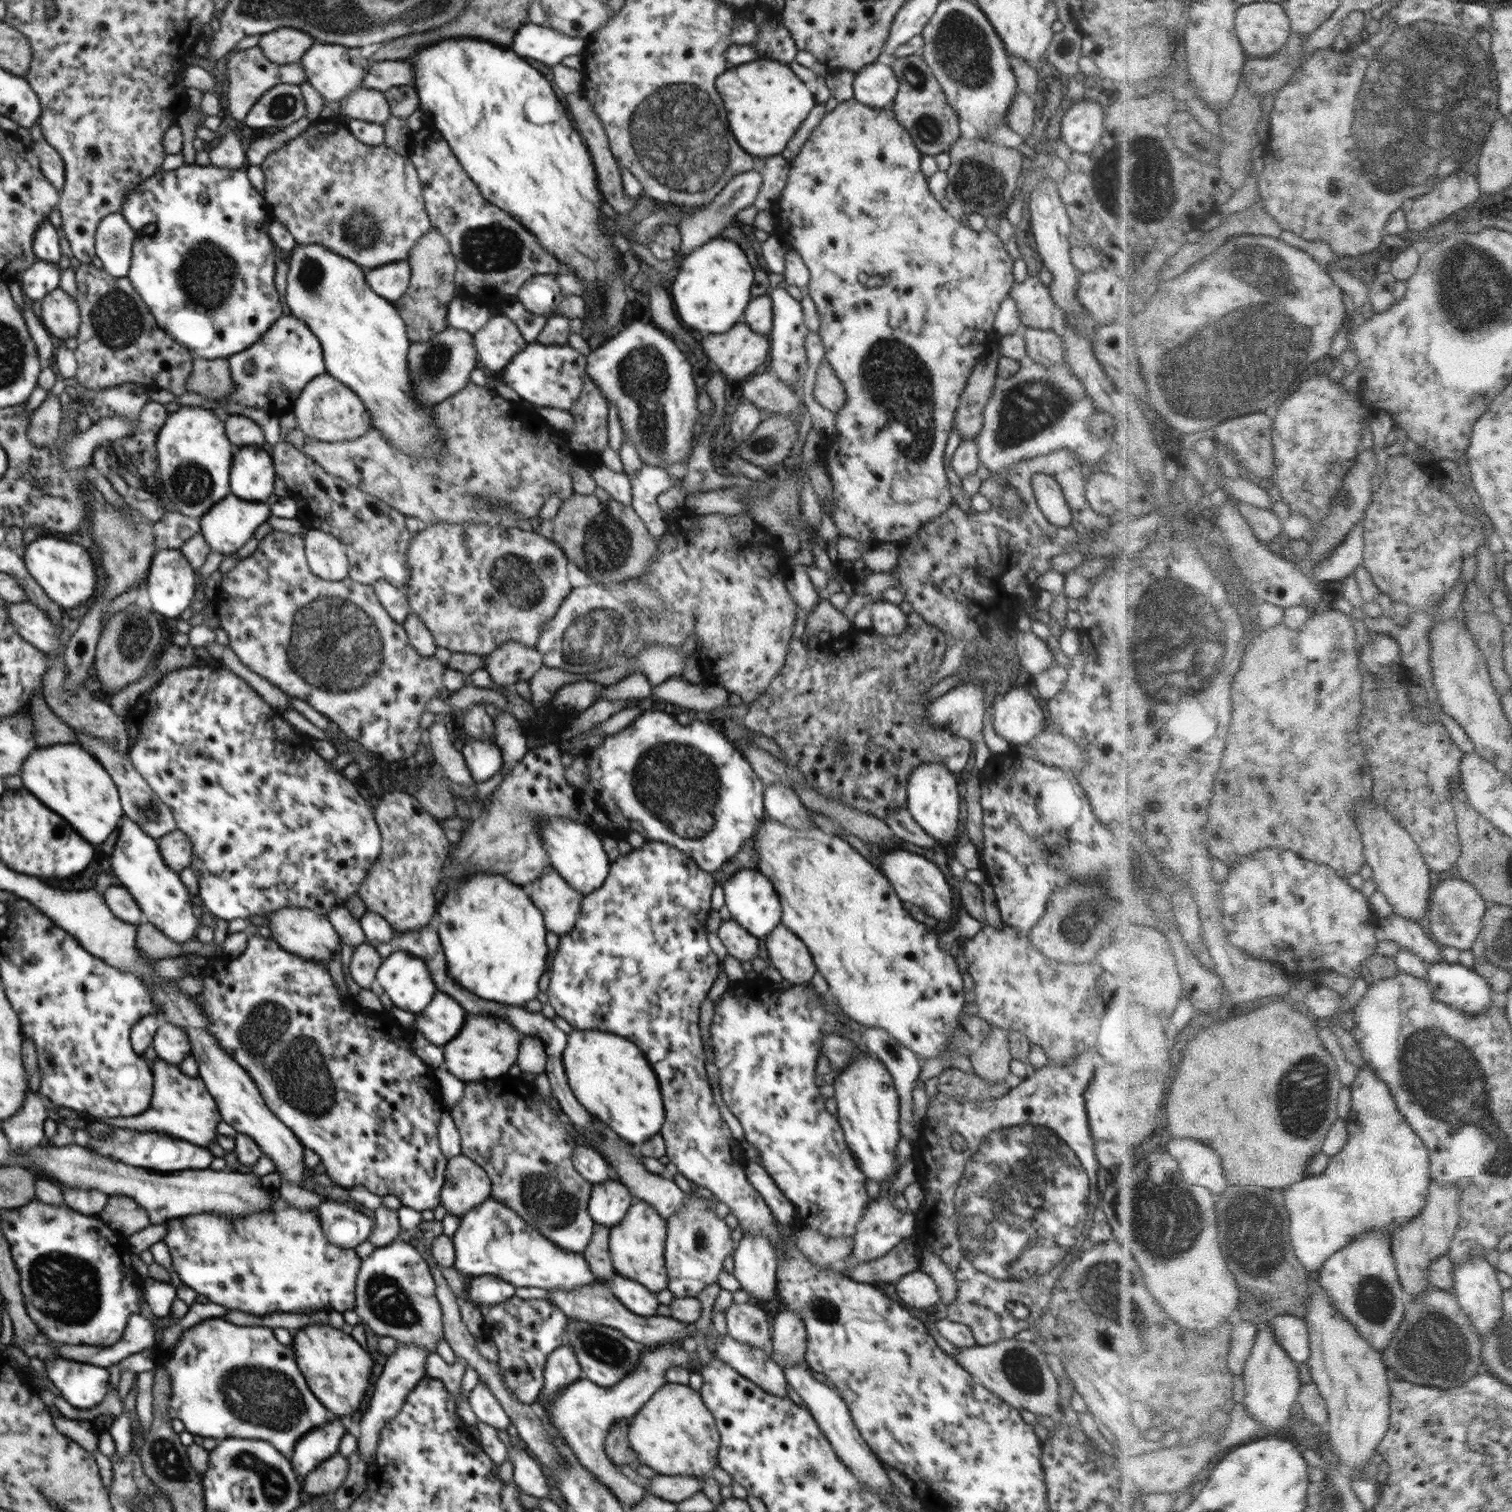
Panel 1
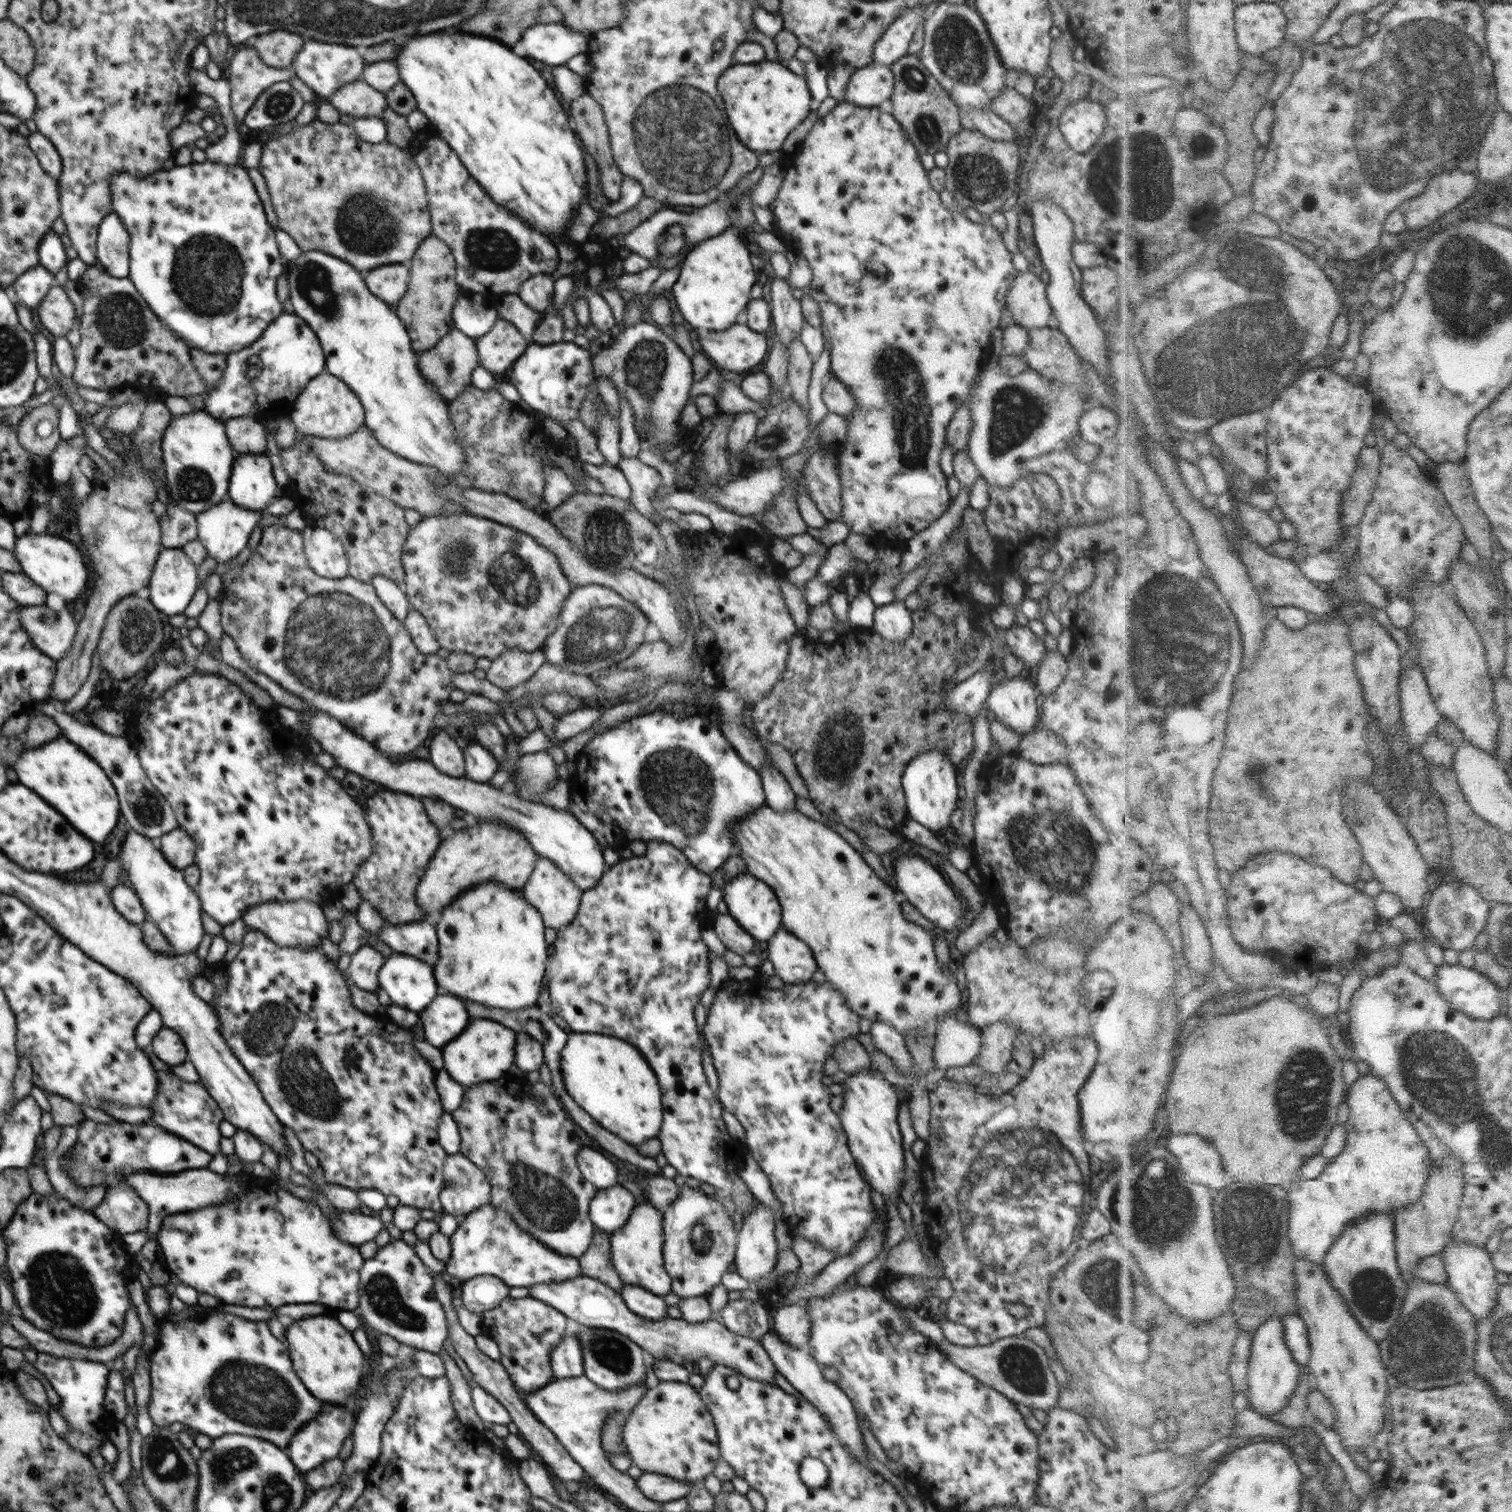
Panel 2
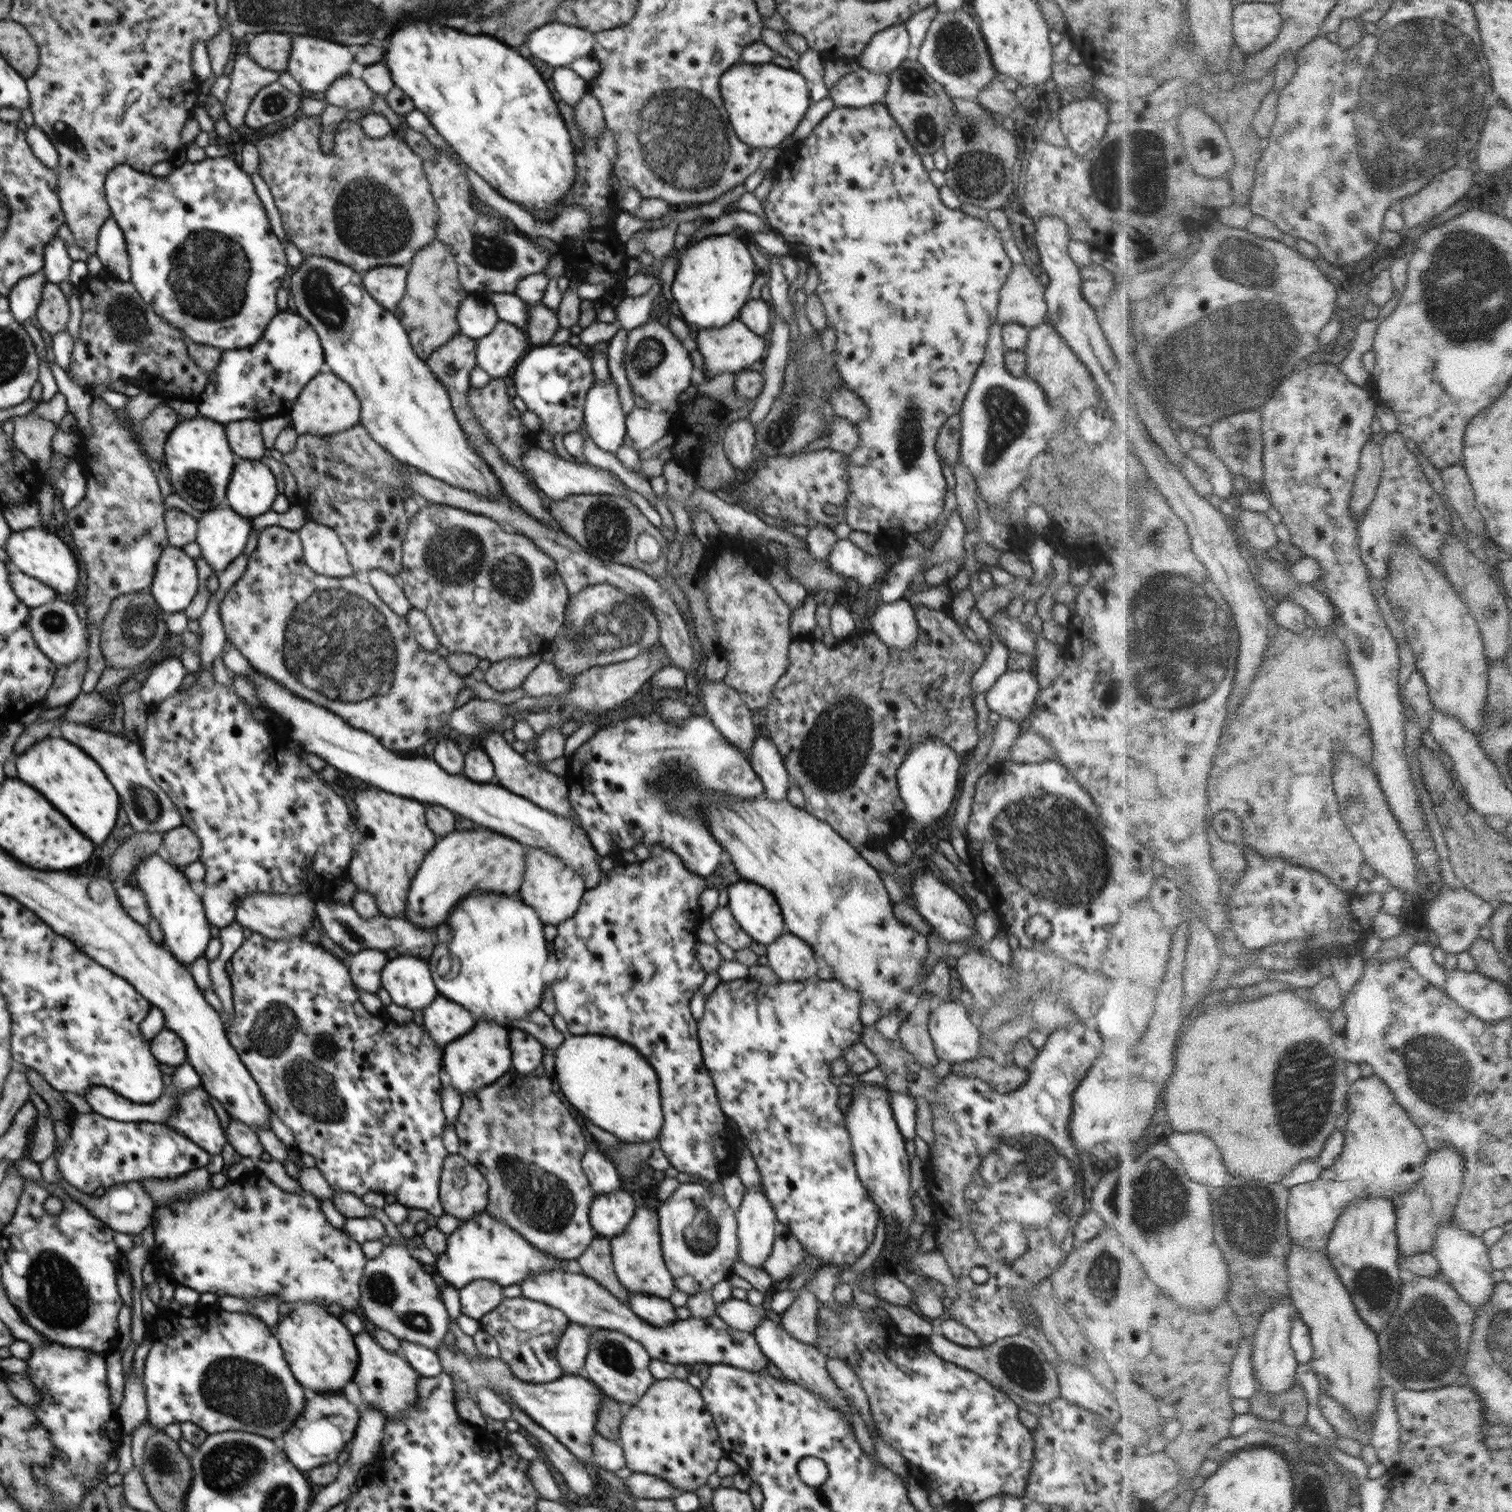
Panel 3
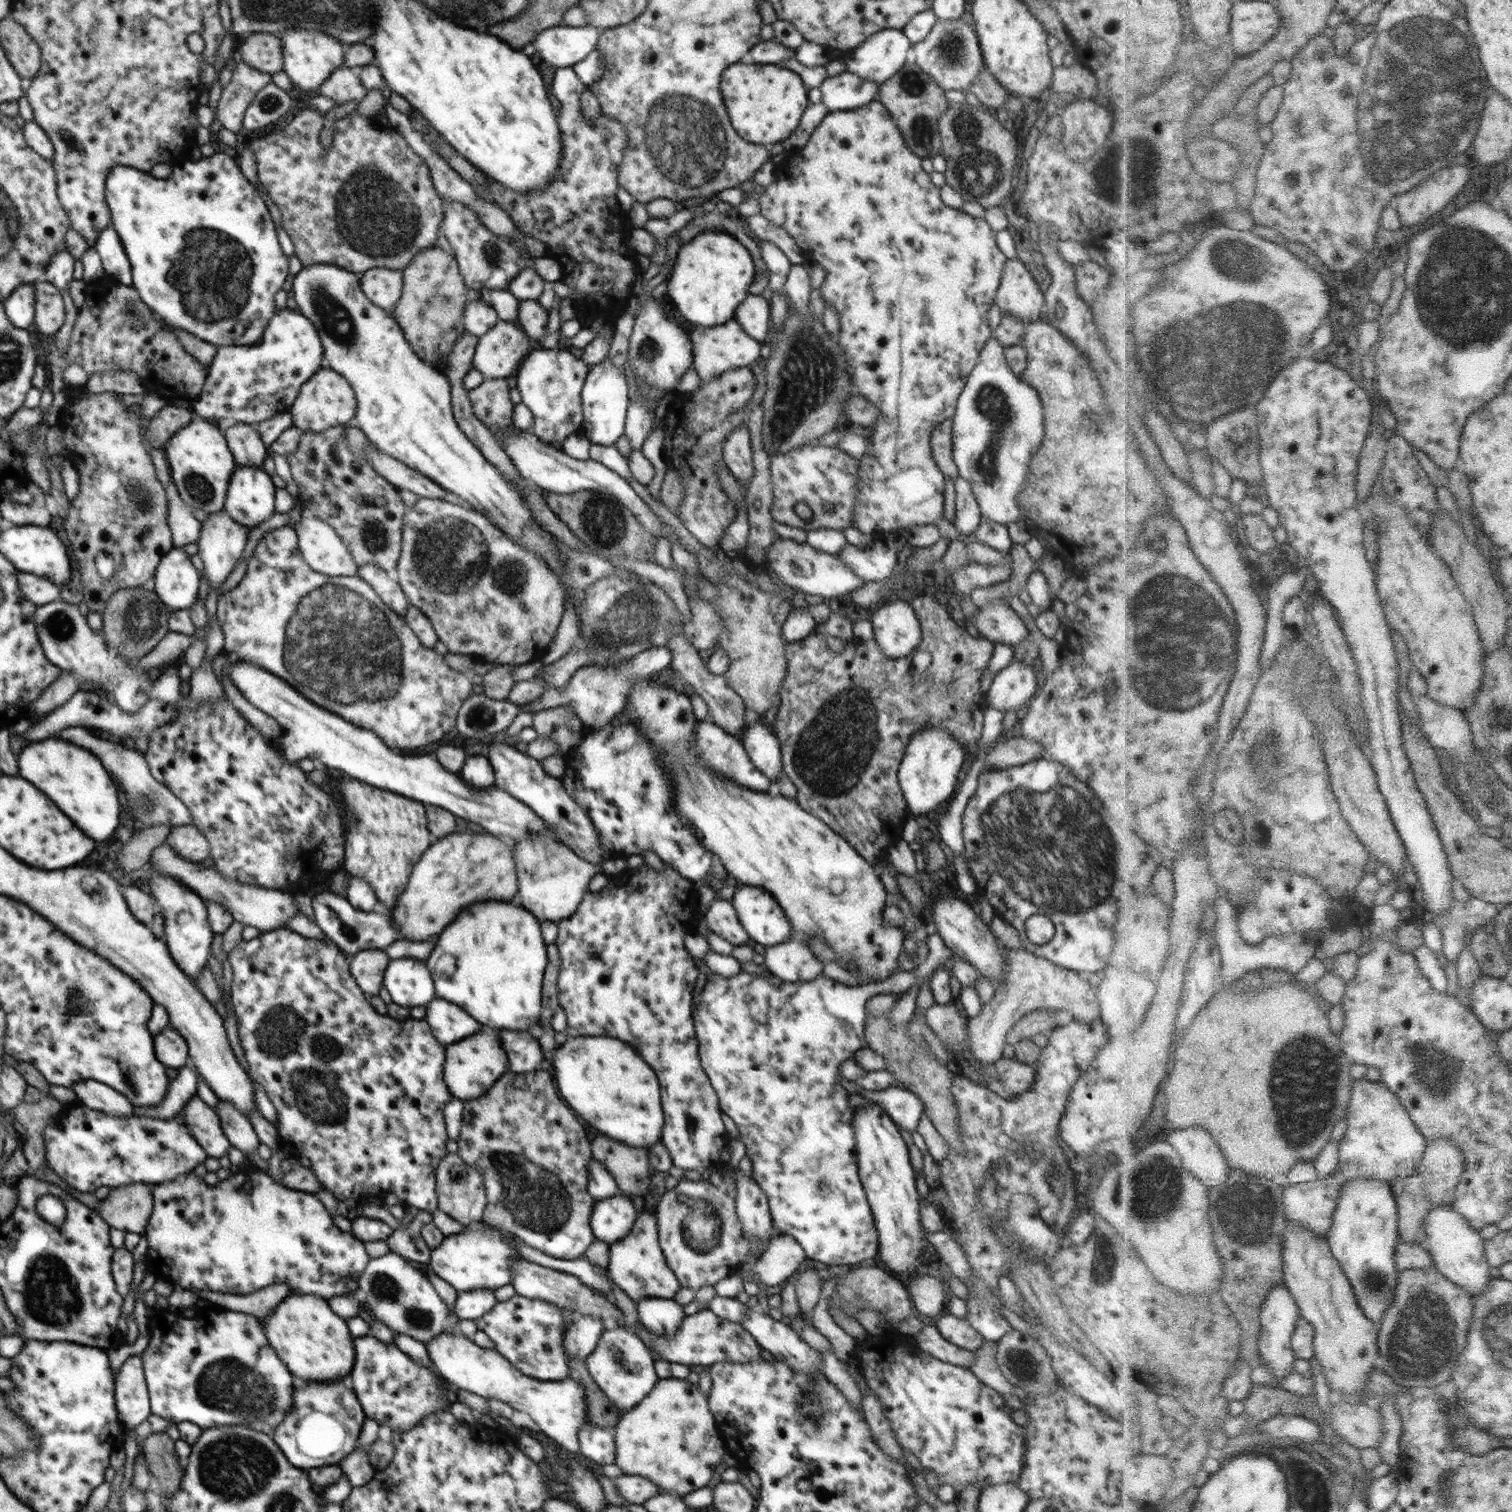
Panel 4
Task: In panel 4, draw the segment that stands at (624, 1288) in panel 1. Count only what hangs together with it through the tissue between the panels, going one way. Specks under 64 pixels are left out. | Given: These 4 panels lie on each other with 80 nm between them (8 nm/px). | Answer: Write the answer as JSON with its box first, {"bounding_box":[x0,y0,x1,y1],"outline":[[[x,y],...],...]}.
{"bounding_box":[637,1298,686,1338],"outline":[[[648,1298],[637,1305],[639,1322],[648,1332],[664,1338],[676,1338],[674,1334],[686,1318],[684,1307],[674,1299],[664,1298]]]}

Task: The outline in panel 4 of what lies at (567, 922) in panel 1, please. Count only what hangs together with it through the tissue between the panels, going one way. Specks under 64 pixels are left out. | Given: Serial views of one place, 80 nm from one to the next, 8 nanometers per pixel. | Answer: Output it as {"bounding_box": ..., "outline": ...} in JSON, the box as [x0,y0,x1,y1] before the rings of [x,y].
{"bounding_box":[514,833,600,923],"outline":[[[530,833],[526,839],[516,840],[514,862],[521,905],[540,922],[558,923],[572,916],[589,891],[592,877],[600,870],[600,866],[579,858],[566,844],[544,839],[544,835],[536,833]]]}

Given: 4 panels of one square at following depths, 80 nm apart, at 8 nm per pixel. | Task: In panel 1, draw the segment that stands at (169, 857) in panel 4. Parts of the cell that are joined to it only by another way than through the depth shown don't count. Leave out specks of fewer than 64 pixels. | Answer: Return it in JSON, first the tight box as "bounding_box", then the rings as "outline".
{"bounding_box":[266,906,341,965],"outline":[[[287,906],[280,910],[271,912],[266,916],[268,928],[270,928],[272,939],[274,939],[284,950],[301,956],[304,960],[313,960],[327,965],[335,954],[340,954],[341,942],[339,935],[335,932],[332,924],[326,916],[316,914],[307,908],[296,908]]]}

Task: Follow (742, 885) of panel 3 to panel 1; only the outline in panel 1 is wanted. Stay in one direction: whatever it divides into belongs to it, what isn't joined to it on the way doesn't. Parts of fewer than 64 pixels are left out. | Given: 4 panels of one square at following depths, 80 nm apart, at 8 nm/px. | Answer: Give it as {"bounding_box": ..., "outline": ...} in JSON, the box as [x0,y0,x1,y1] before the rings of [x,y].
{"bounding_box":[723,868,783,939],"outline":[[[740,868],[723,885],[725,905],[730,911],[731,920],[740,924],[752,937],[765,939],[781,923],[783,908],[775,886],[762,873],[754,868]]]}

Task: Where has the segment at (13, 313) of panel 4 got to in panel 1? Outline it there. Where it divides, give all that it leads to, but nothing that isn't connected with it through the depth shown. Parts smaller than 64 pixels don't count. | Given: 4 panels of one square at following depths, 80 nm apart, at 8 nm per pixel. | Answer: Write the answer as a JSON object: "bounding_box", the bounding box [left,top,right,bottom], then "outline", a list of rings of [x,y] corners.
{"bounding_box":[18,259,60,302],"outline":[[[36,259],[24,272],[18,274],[18,282],[24,294],[32,302],[42,300],[60,286],[58,264]]]}

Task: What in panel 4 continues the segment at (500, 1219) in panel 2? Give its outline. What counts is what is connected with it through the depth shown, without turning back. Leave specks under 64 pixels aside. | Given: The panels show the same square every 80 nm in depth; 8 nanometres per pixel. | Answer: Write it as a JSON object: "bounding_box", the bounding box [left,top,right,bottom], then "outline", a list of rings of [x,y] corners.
{"bounding_box":[428,1221,521,1293],"outline":[[[482,1221],[473,1222],[465,1226],[460,1234],[451,1234],[431,1248],[428,1262],[430,1271],[450,1284],[458,1293],[470,1292],[474,1289],[495,1290],[510,1284],[510,1265],[521,1258],[521,1254],[504,1239],[502,1230],[491,1227]]]}

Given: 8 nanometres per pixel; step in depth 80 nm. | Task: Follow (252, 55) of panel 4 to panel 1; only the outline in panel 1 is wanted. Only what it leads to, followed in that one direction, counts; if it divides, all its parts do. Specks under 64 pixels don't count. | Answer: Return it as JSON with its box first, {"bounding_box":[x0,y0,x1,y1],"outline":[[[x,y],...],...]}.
{"bounding_box":[258,27,316,65],"outline":[[[280,27],[261,34],[258,46],[268,60],[281,65],[301,60],[316,42],[308,33],[292,27]]]}

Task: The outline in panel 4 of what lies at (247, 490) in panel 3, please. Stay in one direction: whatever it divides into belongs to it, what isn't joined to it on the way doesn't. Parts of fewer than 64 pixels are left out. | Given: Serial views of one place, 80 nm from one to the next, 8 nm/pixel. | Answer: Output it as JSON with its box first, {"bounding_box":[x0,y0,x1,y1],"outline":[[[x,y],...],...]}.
{"bounding_box":[223,466,276,529],"outline":[[[237,466],[229,482],[223,510],[251,529],[275,513],[276,489],[263,467]]]}

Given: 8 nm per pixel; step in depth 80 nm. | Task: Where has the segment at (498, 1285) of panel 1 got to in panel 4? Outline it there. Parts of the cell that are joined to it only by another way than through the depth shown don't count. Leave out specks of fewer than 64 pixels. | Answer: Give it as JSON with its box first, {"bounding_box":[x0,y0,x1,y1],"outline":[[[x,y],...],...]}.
{"bounding_box":[453,1289,496,1321],"outline":[[[474,1289],[470,1292],[458,1293],[453,1313],[459,1320],[474,1321],[490,1312],[496,1304],[493,1290]]]}

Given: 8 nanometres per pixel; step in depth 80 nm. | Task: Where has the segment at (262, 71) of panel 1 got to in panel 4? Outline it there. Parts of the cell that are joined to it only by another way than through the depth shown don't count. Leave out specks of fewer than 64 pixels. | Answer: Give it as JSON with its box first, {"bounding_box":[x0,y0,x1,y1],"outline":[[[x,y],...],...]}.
{"bounding_box":[216,60,271,133],"outline":[[[241,60],[233,70],[230,82],[223,87],[217,106],[216,114],[222,128],[237,133],[242,128],[244,115],[253,98],[271,80],[271,75]]]}

